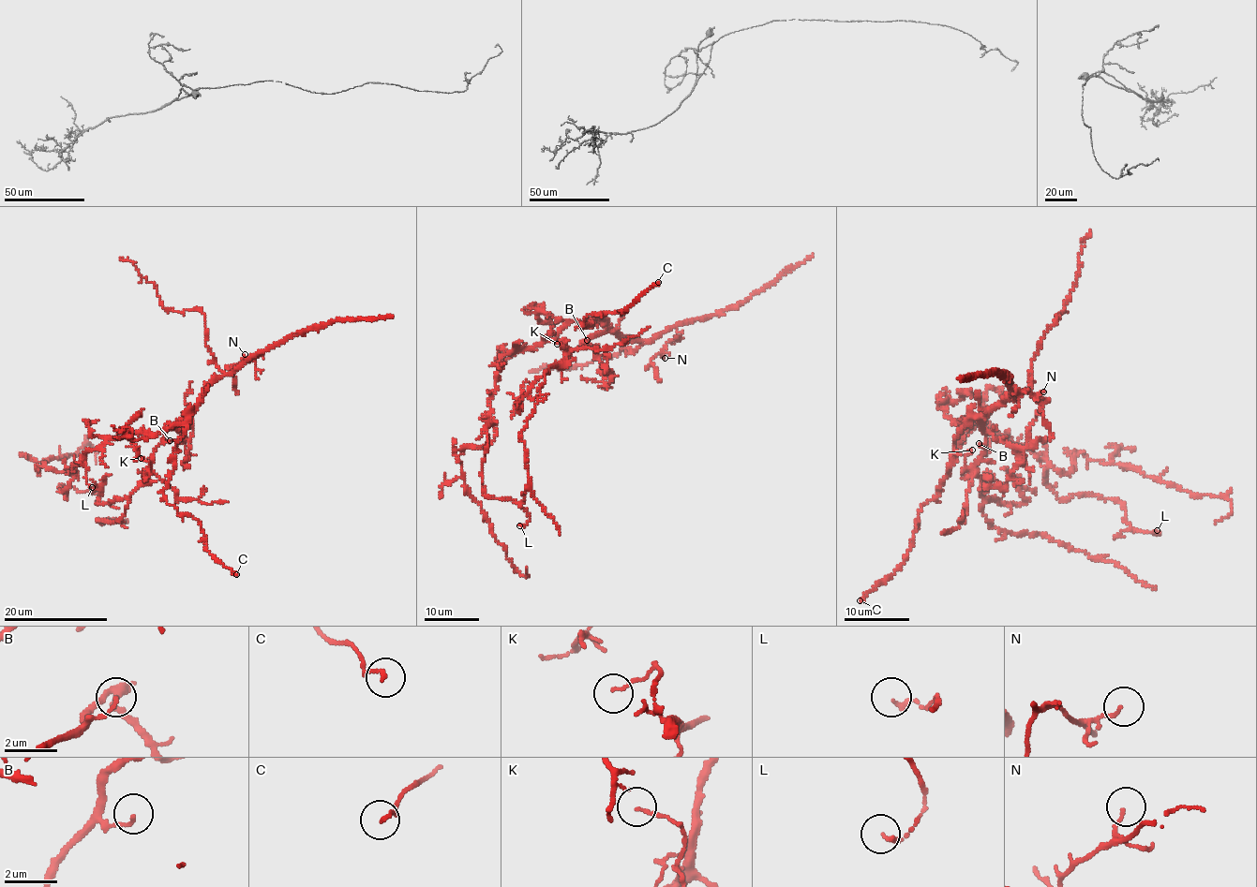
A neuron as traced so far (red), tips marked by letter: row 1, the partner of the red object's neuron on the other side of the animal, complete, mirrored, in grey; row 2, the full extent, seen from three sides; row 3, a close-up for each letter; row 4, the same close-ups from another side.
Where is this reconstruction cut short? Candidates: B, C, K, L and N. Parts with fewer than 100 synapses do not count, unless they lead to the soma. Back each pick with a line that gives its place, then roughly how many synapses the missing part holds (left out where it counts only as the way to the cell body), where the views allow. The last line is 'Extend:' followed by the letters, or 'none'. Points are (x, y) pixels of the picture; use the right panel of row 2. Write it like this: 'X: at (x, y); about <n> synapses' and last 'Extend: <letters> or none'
Extend: none

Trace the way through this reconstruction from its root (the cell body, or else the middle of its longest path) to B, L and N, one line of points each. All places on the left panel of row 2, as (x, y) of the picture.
B: (148, 432), (159, 433), (181, 424), (190, 410), (164, 434), (164, 441), (170, 440)
L: (148, 432), (109, 437), (86, 450), (73, 465), (67, 497), (59, 487), (92, 487)
N: (148, 432), (159, 433), (181, 424), (209, 386), (220, 376), (229, 376), (258, 353), (242, 361), (245, 354)

